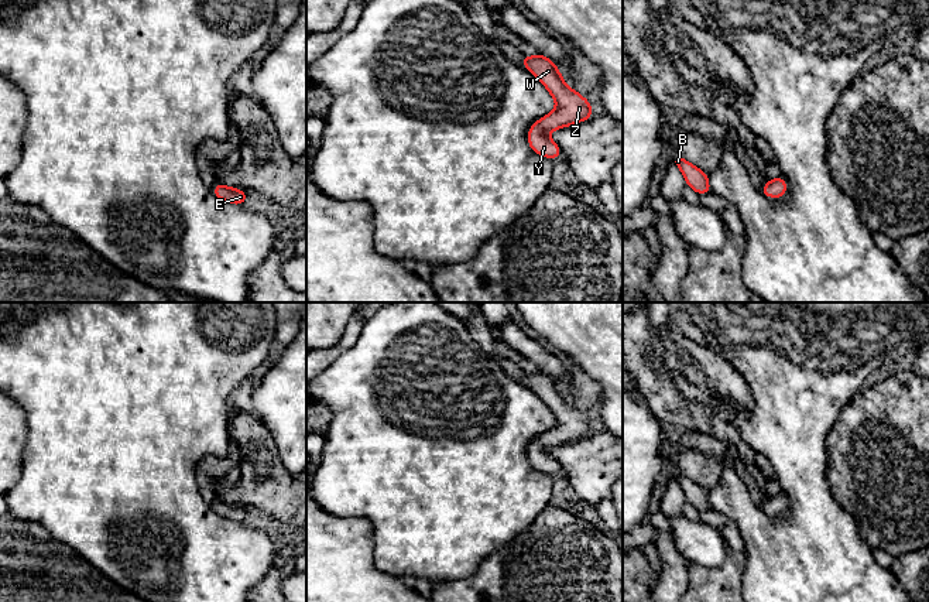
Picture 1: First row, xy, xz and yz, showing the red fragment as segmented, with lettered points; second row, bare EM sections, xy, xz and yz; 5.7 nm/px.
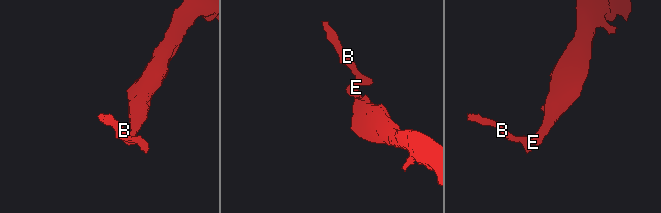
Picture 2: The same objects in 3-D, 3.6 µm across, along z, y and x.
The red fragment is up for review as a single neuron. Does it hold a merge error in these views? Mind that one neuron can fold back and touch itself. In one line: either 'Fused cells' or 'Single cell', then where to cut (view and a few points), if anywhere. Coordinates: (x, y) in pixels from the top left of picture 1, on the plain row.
Single cell. No split

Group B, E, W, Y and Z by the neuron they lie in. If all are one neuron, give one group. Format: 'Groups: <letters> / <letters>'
Groups: B E W Y Z

